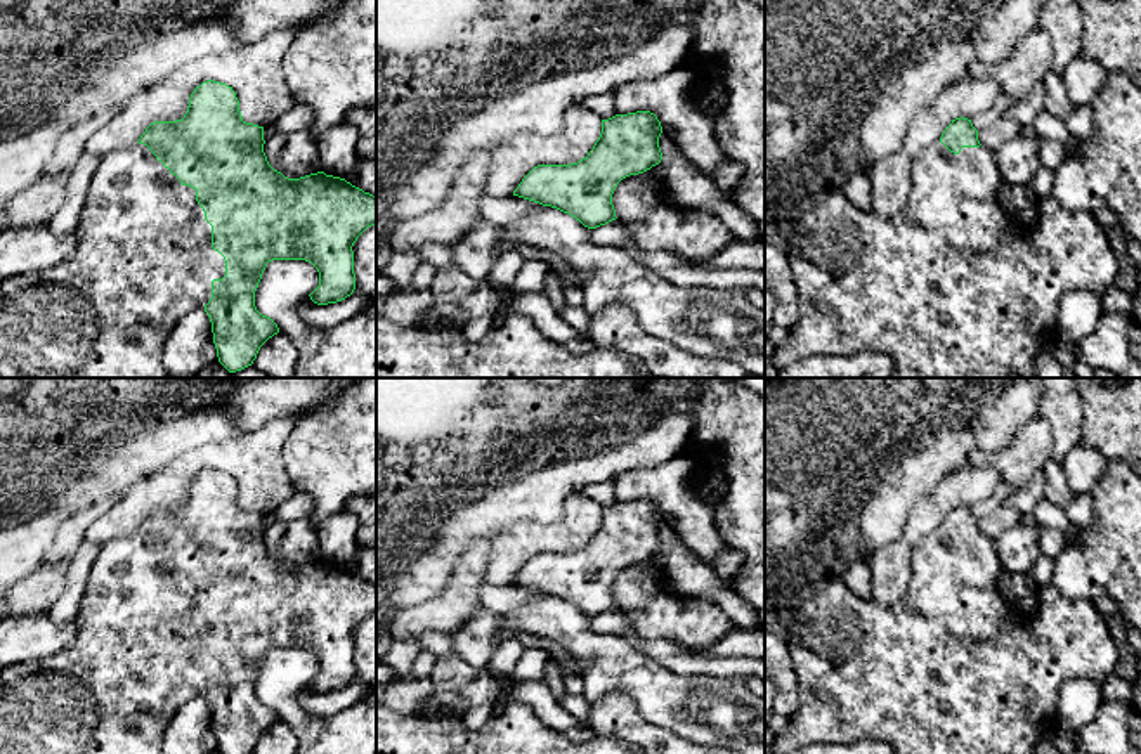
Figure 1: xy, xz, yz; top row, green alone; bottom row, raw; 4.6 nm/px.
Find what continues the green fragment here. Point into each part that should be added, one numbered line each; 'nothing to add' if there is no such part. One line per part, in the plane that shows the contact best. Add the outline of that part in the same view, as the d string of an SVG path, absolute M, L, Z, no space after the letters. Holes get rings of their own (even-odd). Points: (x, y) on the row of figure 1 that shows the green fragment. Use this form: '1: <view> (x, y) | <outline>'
1: xy (144, 260) | M135 142L113 149L99 159L92 177L75 255L54 269L7 277L0 283L0 378L166 378L163 347L168 336L187 314L205 310L212 298L212 281L224 276L225 260L212 248L212 225L196 201L196 189L182 185L144 144Z

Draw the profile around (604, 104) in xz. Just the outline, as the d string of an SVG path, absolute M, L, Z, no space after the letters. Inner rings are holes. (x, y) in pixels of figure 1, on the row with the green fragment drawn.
M603 92L588 99L586 106L602 120L609 120L617 114L616 92Z

